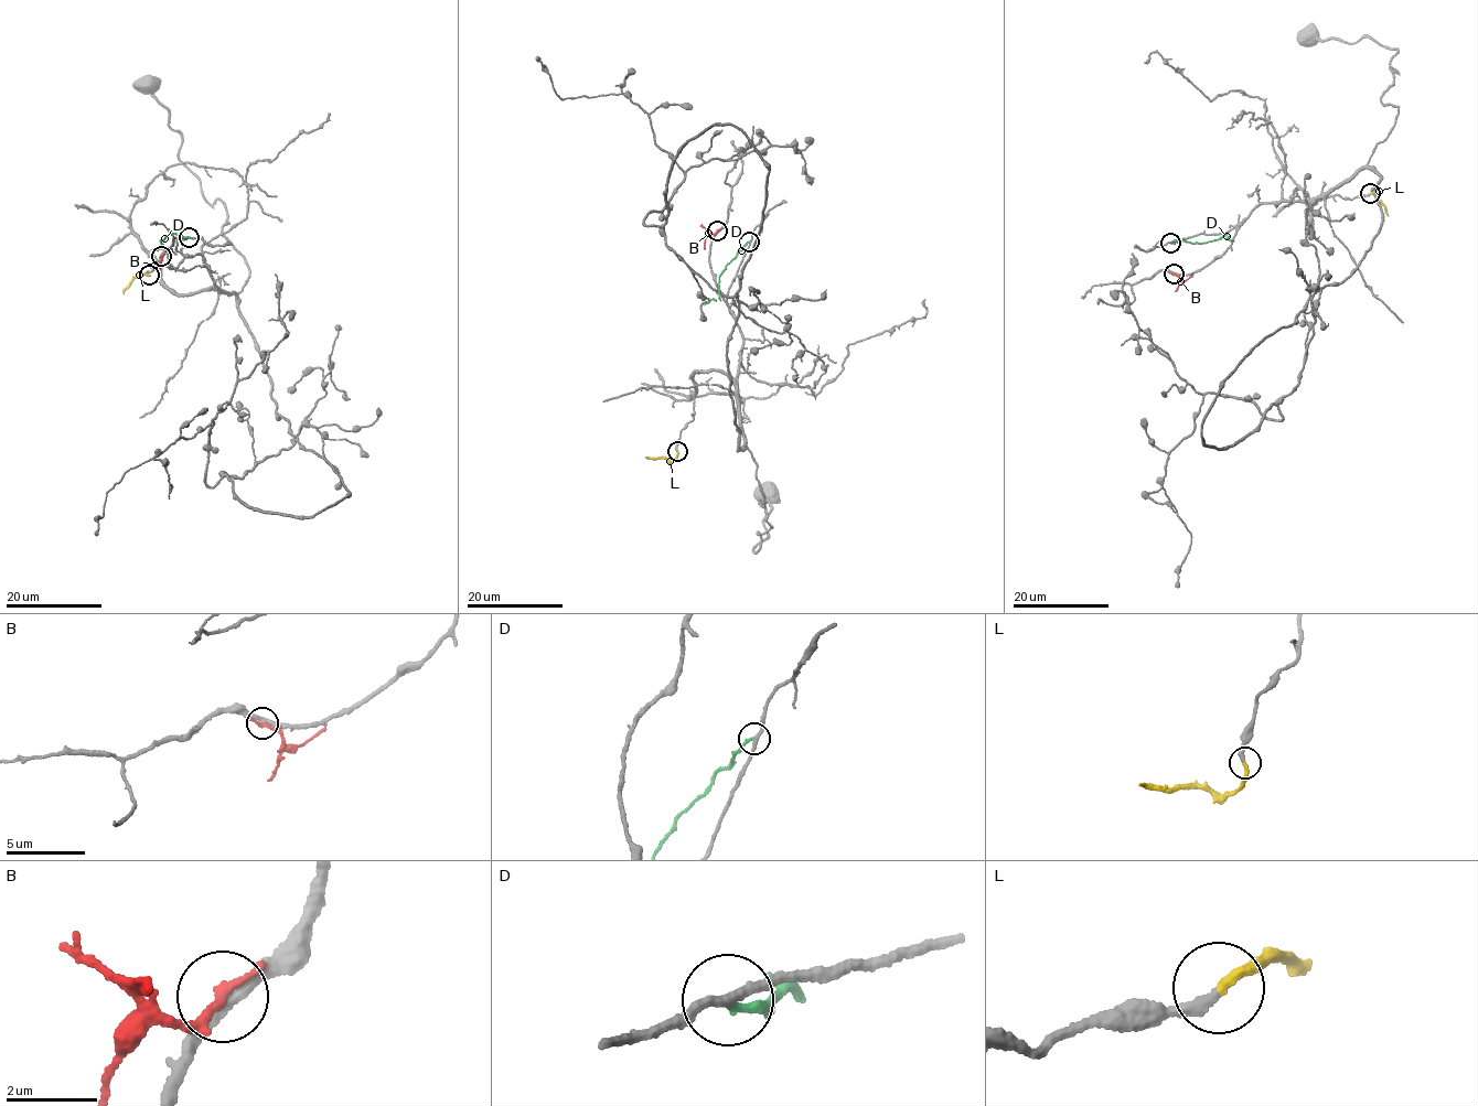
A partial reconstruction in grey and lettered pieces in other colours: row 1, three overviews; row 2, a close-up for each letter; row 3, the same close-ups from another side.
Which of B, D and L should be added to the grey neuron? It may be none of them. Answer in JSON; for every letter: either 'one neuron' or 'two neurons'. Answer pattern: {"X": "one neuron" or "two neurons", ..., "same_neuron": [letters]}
{"B": "two neurons", "D": "two neurons", "L": "one neuron", "same_neuron": ["L"]}

